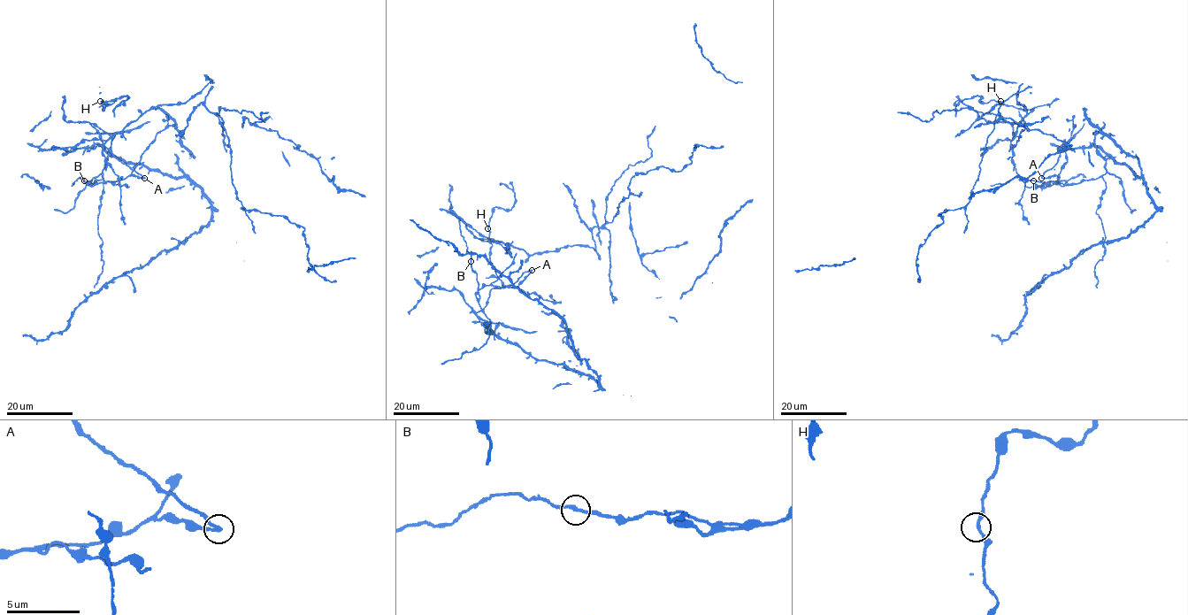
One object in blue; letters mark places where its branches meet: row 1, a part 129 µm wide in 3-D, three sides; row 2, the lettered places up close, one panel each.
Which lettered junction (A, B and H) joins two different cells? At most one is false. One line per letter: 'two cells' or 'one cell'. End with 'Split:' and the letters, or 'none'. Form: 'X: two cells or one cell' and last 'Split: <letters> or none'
A: two cells
B: one cell
H: one cell
Split: A

